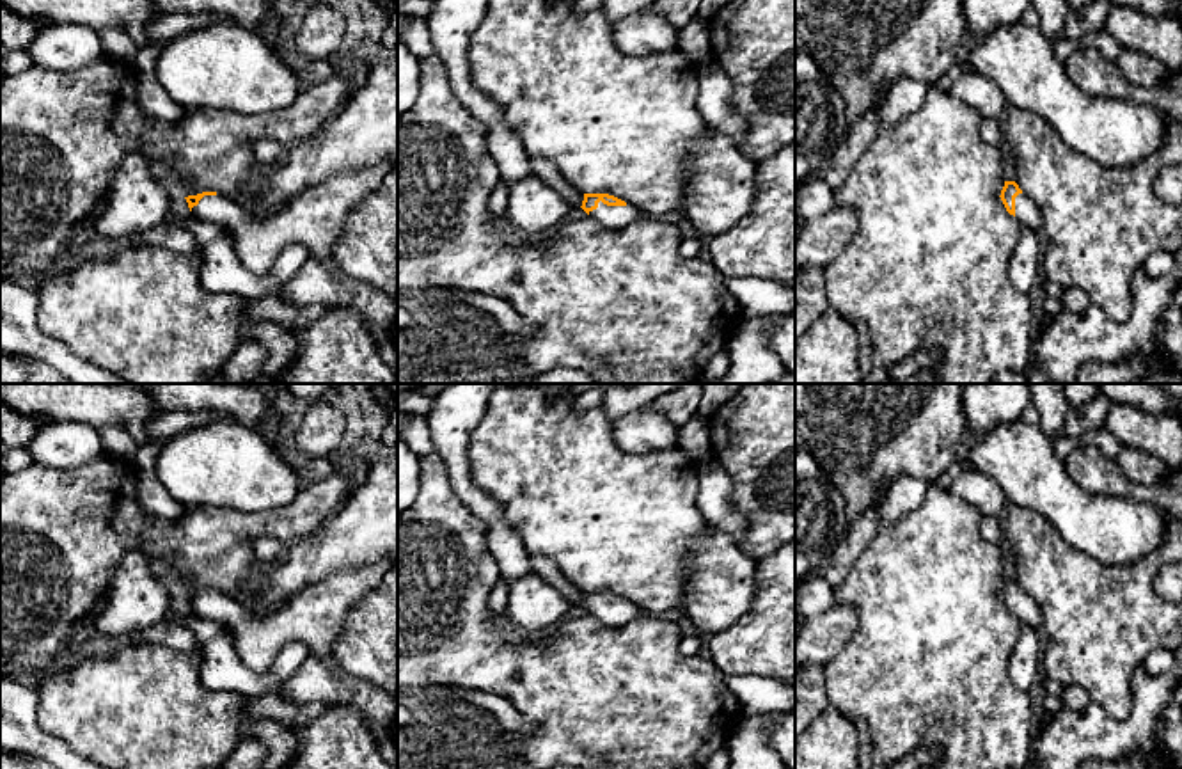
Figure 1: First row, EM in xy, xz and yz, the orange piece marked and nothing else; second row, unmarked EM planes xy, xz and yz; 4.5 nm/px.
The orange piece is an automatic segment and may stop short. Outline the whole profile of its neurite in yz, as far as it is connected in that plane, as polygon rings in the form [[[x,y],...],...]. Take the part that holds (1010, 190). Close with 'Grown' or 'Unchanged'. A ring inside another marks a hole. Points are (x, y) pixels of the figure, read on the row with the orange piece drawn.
[[[1005,181],[1001,190],[1001,201],[1010,215],[1013,215],[1020,226],[1033,231],[1042,229],[1042,217],[1036,204],[1022,194],[1015,181]]]. Grown

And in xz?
[[[584,194],[580,208],[609,229],[626,227],[628,224],[646,217],[635,206],[609,194]]]. Grown

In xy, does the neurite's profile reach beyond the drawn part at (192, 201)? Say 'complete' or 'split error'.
split error

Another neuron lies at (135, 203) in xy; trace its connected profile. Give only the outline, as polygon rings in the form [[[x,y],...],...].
[[[128,153],[110,183],[106,210],[92,222],[94,234],[106,240],[131,240],[165,224],[169,195],[153,176],[153,162]]]

